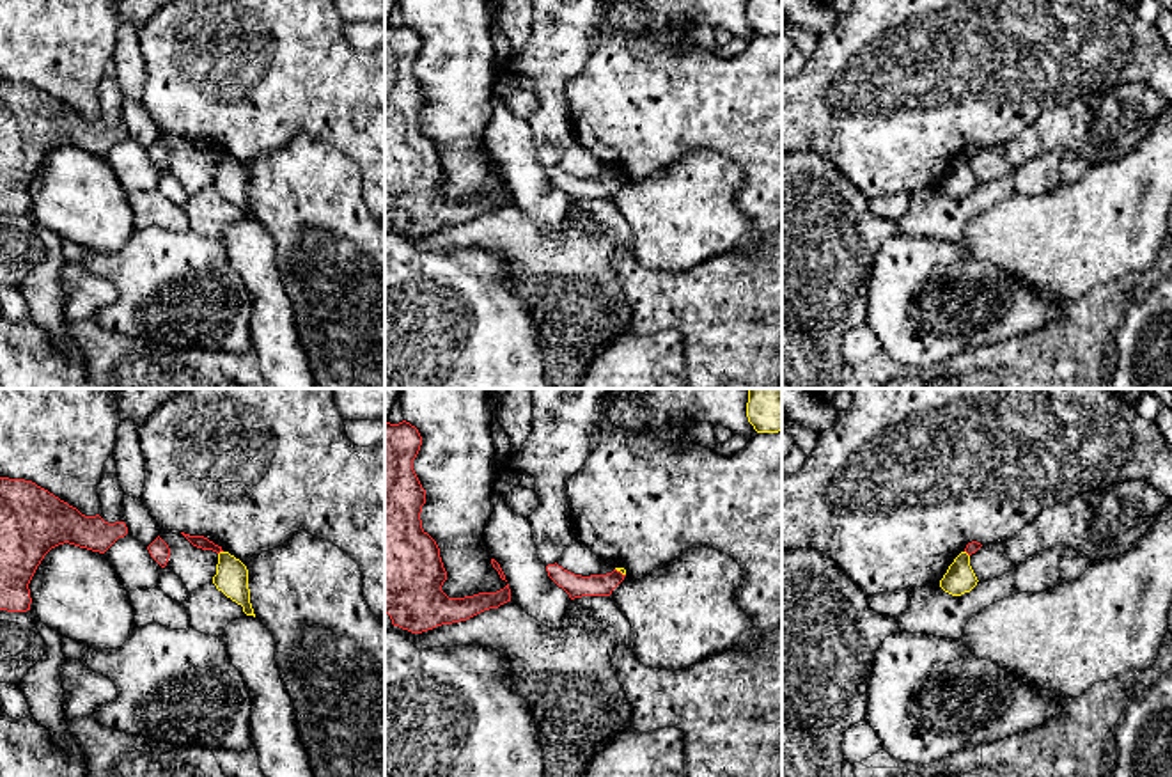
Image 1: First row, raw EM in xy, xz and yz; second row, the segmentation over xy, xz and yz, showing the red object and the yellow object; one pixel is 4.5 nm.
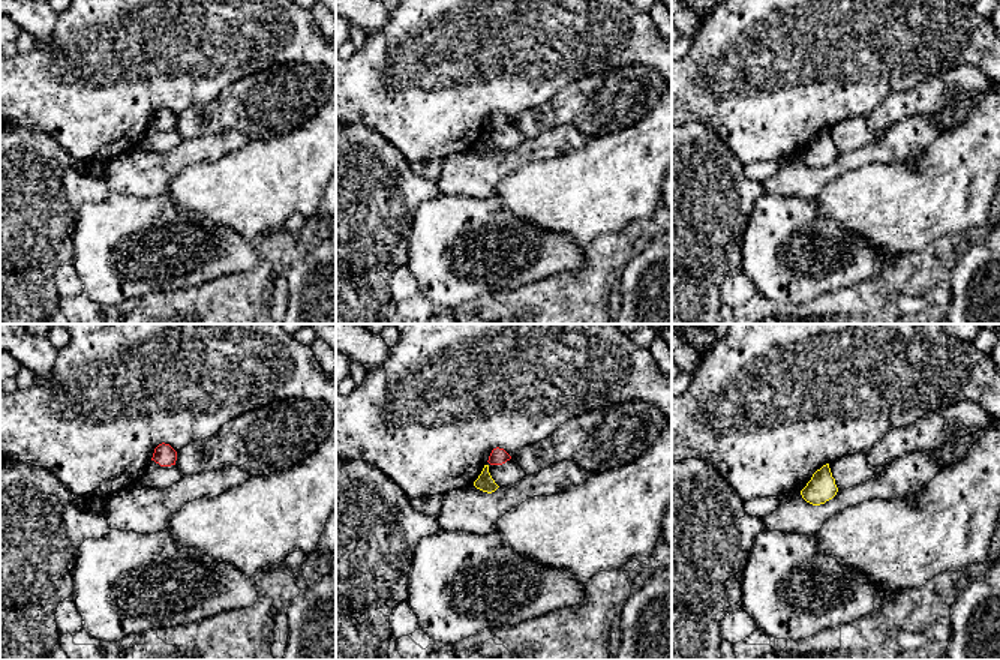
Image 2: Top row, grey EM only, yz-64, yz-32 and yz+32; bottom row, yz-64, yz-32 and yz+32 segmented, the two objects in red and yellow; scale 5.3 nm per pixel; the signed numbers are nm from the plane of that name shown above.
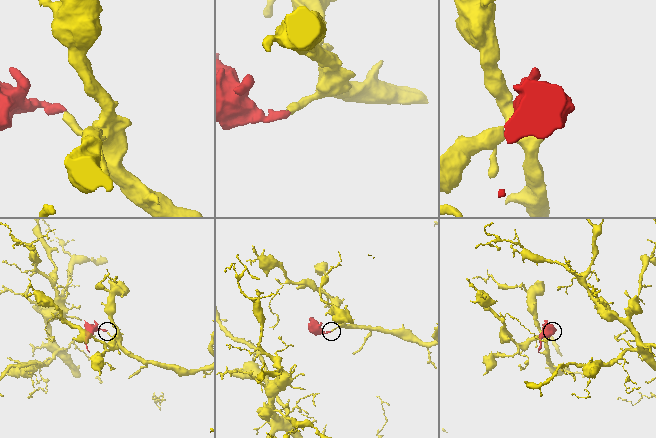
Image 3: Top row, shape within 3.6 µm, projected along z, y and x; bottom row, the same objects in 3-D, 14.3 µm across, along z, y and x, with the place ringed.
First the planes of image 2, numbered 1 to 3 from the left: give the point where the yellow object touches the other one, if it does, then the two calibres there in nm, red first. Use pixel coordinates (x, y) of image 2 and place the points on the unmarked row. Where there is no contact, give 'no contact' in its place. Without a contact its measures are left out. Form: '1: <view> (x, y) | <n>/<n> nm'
1: no contact
2: no contact
3: no contact

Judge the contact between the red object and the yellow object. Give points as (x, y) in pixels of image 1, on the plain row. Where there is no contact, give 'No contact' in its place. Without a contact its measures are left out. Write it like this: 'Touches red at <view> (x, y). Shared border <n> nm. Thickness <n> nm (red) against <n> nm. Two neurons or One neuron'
Touches red at xy (220, 153). Shared border 30 nm. Thickness 60 nm (red) against 150 nm. Two neurons

